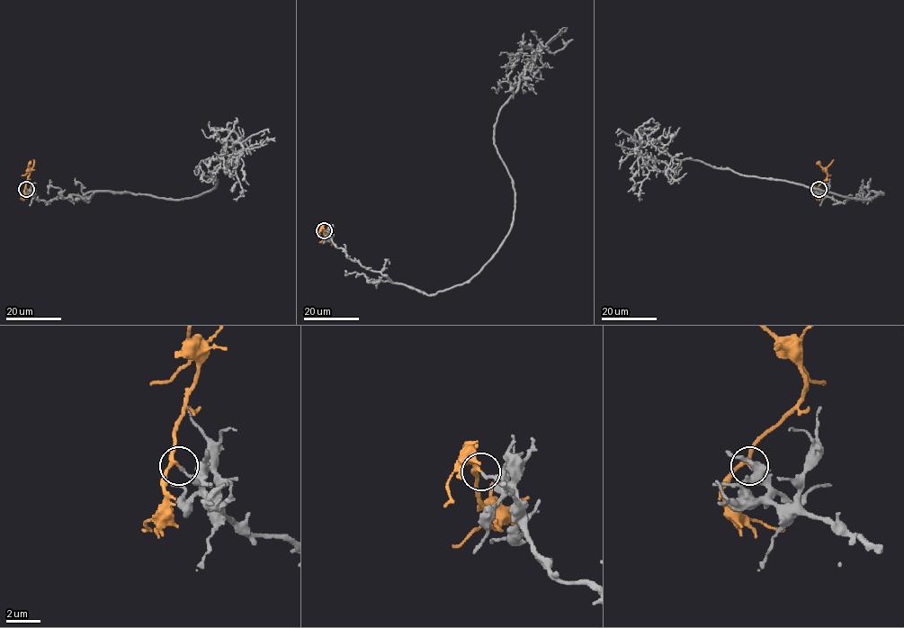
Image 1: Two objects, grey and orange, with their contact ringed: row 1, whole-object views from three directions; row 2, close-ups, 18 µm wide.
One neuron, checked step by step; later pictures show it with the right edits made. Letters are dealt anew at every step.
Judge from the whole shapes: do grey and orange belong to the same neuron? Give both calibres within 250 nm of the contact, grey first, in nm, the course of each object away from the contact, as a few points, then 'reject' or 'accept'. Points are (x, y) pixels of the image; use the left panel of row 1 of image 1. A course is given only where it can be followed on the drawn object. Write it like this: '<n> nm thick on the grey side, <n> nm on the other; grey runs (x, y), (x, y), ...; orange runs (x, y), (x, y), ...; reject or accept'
180 nm thick on the grey side, 180 nm on the other; grey runs (26, 189), (48, 202), (95, 192), (198, 195), (217, 180), (196, 168), (237, 135), (209, 182), (194, 170); orange runs (26, 189), (26, 181), (33, 159); reject

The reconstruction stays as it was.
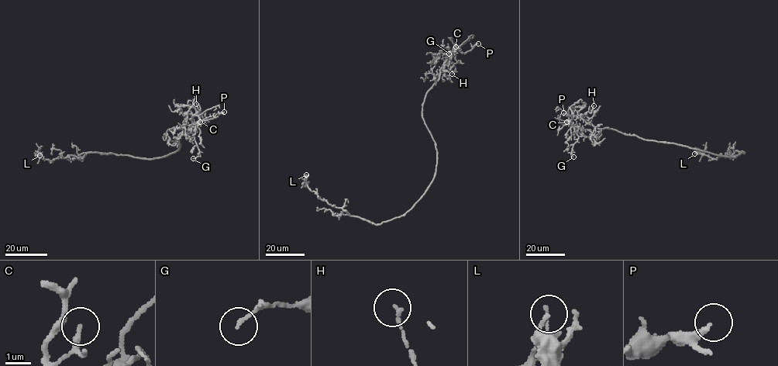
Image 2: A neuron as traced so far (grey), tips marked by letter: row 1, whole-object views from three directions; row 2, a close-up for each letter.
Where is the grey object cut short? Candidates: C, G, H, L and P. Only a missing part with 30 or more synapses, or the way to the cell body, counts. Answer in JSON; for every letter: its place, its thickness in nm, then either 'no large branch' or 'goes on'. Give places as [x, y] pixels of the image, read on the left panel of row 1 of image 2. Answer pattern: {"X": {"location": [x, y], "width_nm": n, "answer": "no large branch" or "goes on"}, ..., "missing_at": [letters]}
{"C": {"location": [200, 122], "width_nm": 150, "answer": "no large branch"}, "G": {"location": [193, 158], "width_nm": 130, "answer": "no large branch"}, "H": {"location": [196, 104], "width_nm": 140, "answer": "no large branch"}, "L": {"location": [39, 155], "width_nm": 190, "answer": "no large branch"}, "P": {"location": [224, 112], "width_nm": 170, "answer": "no large branch"}, "missing_at": []}

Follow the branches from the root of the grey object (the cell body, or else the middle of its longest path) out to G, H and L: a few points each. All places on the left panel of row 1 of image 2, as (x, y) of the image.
G: (180, 144), (164, 135), (197, 115), (200, 122), (194, 137), (199, 154), (193, 158)
H: (180, 144), (164, 135), (169, 129), (181, 128), (185, 120), (194, 115), (200, 119), (196, 104)
L: (180, 144), (177, 151), (153, 158), (87, 153), (80, 160), (70, 155), (50, 161), (39, 155)

